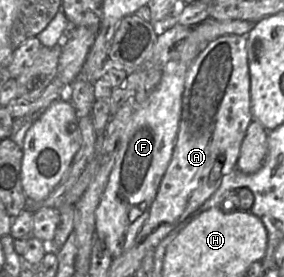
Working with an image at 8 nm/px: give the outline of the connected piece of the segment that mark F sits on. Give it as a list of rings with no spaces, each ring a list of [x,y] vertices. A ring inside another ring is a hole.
[[[209,17],[194,26],[182,46],[180,59],[164,67],[157,89],[143,105],[136,106],[95,211],[95,231],[104,240],[113,258],[122,255],[133,244],[149,215],[171,160],[179,130],[185,76],[190,63],[211,41],[226,34],[246,36],[255,23],[248,20],[218,21]]]

